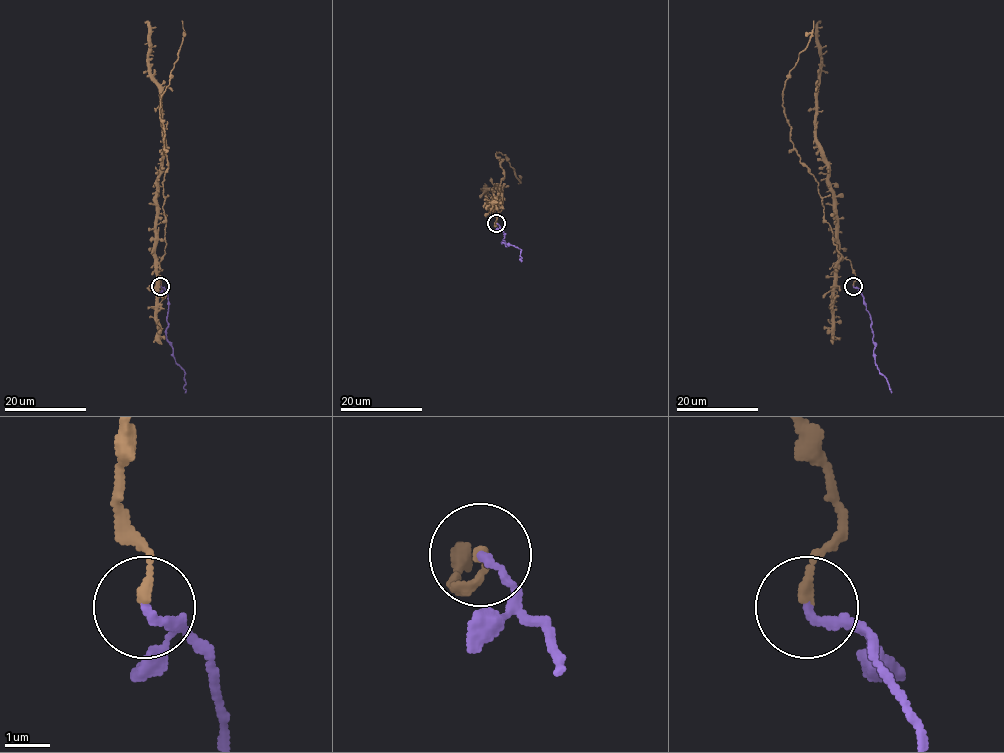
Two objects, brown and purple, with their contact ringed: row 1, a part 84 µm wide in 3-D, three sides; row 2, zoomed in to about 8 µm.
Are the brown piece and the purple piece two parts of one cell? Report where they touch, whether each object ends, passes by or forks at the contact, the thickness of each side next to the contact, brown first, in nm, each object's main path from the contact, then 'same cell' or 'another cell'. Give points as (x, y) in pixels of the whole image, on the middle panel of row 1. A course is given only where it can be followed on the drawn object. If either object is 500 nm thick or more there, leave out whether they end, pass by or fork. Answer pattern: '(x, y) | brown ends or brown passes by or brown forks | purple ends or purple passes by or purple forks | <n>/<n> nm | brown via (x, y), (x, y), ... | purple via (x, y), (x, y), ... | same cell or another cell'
(496, 223) | brown ends | purple ends | 200/180 nm | brown via (496, 223), (501, 209), (498, 188), (504, 176), (496, 152), (505, 156), (518, 183) | purple via (496, 223), (503, 232), (502, 243), (521, 250), (522, 261) | same cell

